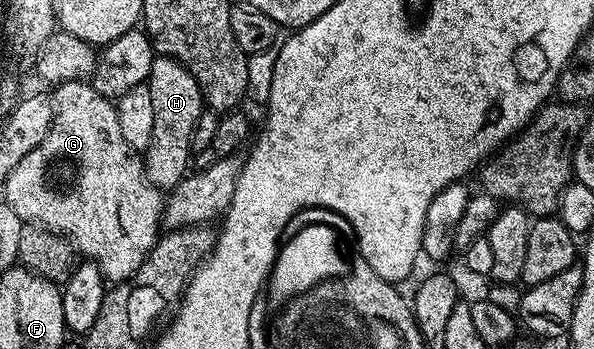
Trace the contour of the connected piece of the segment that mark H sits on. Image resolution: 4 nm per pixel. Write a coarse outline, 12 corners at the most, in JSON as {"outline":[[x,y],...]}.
{"outline":[[155,58],[145,85],[153,137],[150,186],[170,193],[189,174],[205,110],[193,73]]}

